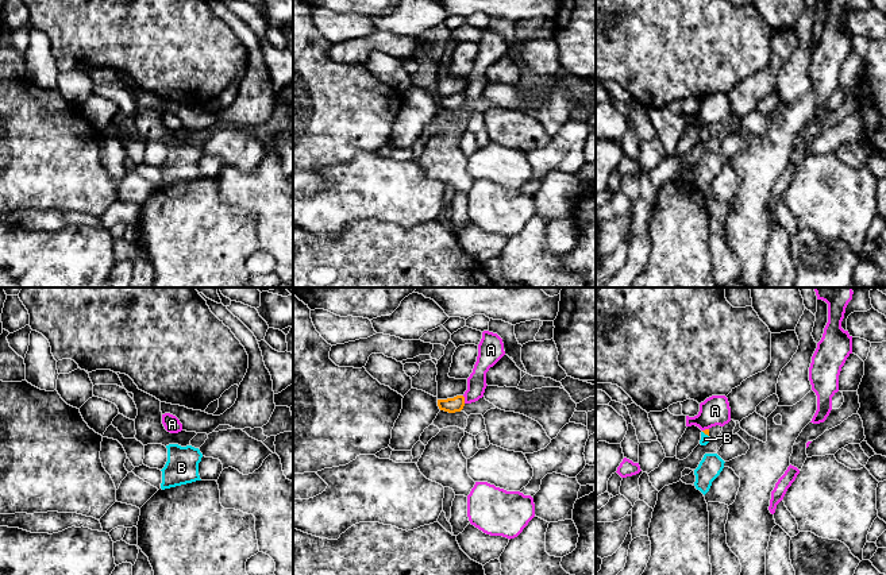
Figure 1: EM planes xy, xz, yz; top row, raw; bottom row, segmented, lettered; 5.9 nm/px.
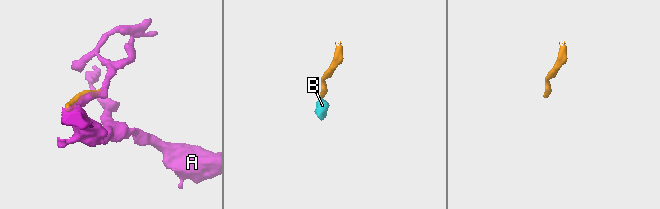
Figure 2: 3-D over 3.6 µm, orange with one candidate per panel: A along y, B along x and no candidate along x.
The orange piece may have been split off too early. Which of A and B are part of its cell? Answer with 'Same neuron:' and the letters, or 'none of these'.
Same neuron: B

